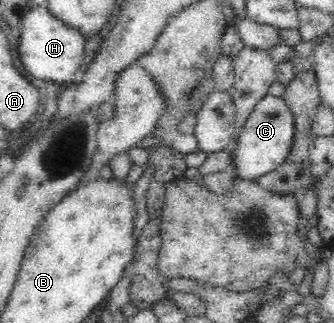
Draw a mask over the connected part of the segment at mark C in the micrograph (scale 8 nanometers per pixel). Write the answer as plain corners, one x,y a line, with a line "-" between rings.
265,95
255,105
253,112
250,112
249,118
245,120
245,126
241,128
241,134
237,136
237,142
234,142
231,158
237,179
255,181
283,164
291,152
293,136
295,117
289,105
285,103
283,97

